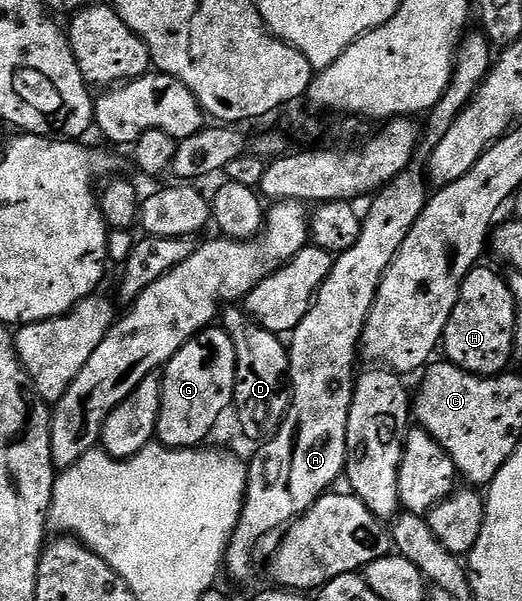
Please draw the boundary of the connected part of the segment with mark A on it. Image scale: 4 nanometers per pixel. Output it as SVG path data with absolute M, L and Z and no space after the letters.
M484 33L472 34L459 45L454 74L444 96L425 115L426 126L424 122L414 161L369 199L370 207L364 210L360 240L356 240L348 252L335 257L332 272L318 289L310 310L289 335L290 407L286 409L286 416L276 433L257 447L258 455L248 462L246 499L224 559L225 573L234 578L252 577L254 561L258 558L258 542L298 521L333 487L330 485L337 478L343 477L348 412L352 408L356 385L354 365L360 362L362 333L376 300L376 292L387 268L393 264L396 252L400 252L400 244L408 240L412 224L416 224L420 212L424 212L428 197L427 163L432 152L436 152L436 146L444 140L448 128L456 124L490 73L492 46Z

